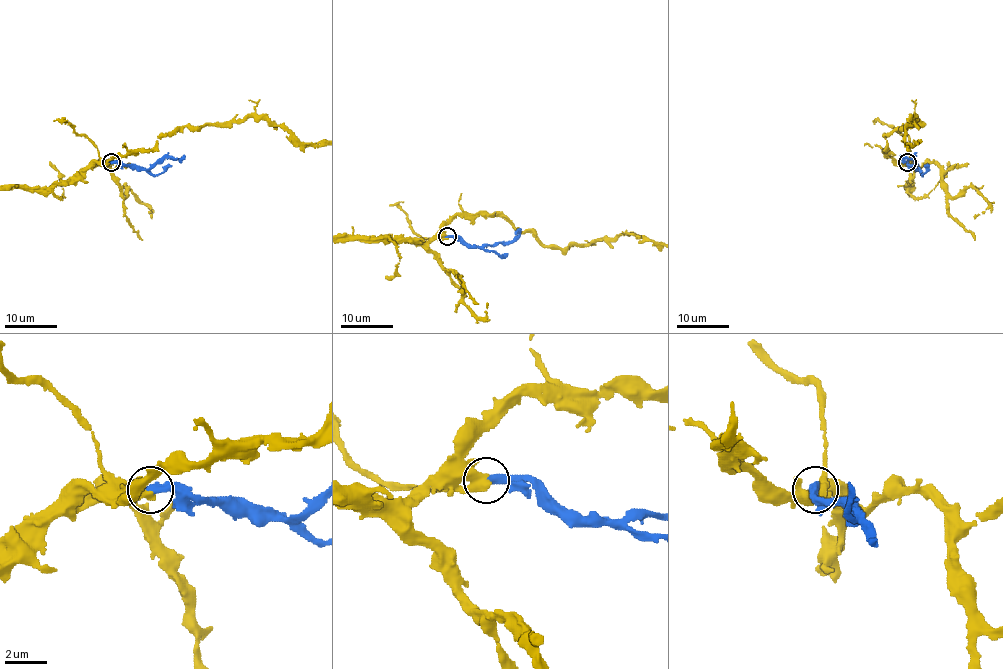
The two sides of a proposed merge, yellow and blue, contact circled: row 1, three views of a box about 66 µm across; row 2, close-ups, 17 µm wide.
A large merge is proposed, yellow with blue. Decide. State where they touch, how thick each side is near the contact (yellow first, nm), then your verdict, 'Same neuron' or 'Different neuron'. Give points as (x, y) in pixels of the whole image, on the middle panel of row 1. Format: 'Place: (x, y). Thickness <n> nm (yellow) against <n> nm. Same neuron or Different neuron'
Place: (447, 236). Thickness 550 nm (yellow) against 400 nm. Same neuron

